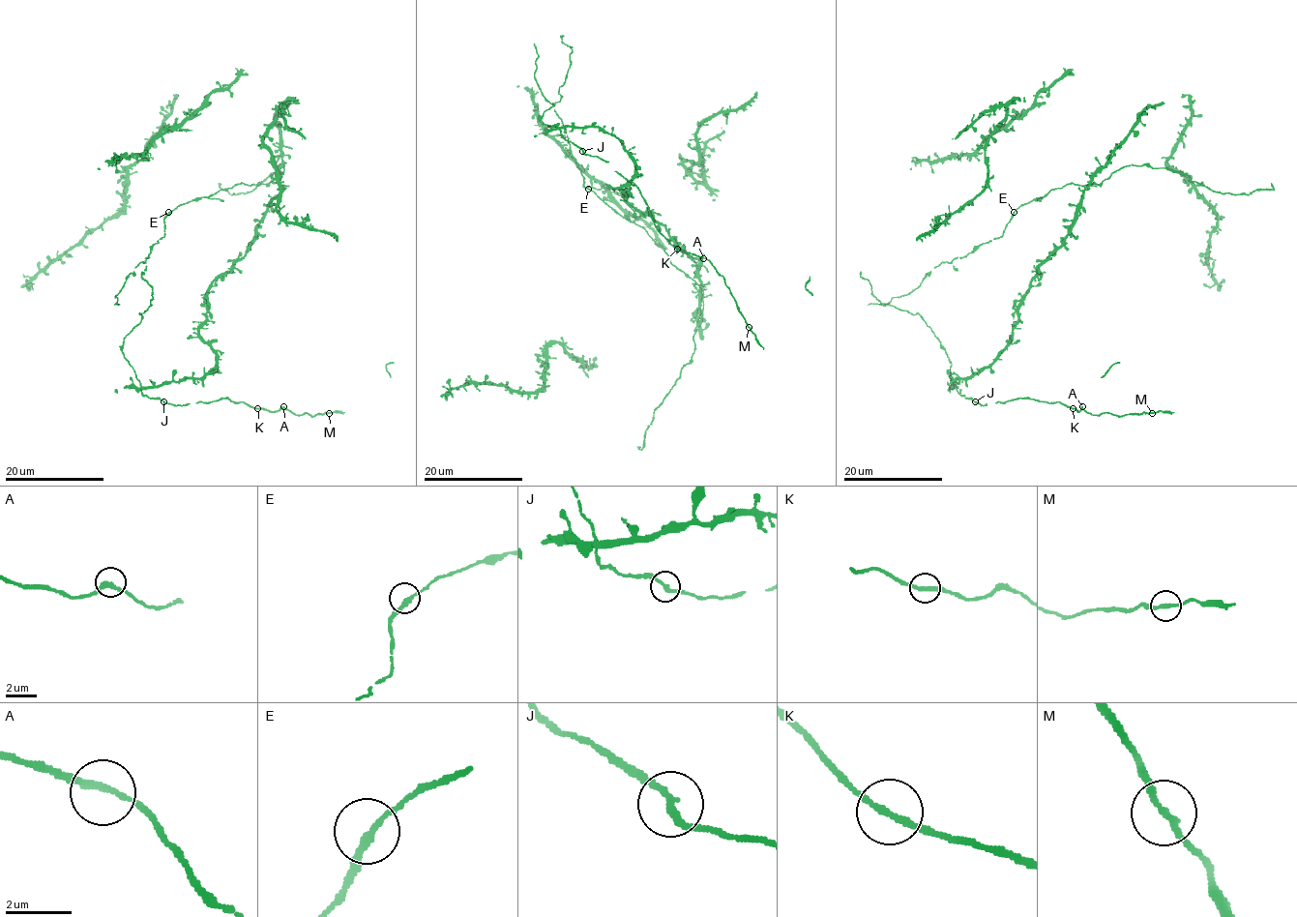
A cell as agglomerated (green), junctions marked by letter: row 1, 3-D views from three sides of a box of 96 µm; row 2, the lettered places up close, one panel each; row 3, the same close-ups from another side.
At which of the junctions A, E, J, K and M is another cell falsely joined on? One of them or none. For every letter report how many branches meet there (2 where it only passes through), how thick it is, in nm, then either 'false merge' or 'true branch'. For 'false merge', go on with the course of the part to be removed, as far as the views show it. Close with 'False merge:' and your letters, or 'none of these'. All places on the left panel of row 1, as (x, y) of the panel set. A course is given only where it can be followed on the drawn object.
A: branches 2; calibre 240 nm; true branch
E: branches 2; calibre 220 nm; true branch
J: branches 2; calibre 220 nm; true branch
K: branches 2; calibre 240 nm; true branch
M: branches 2; calibre 200 nm; true branch
False merge: none of these

